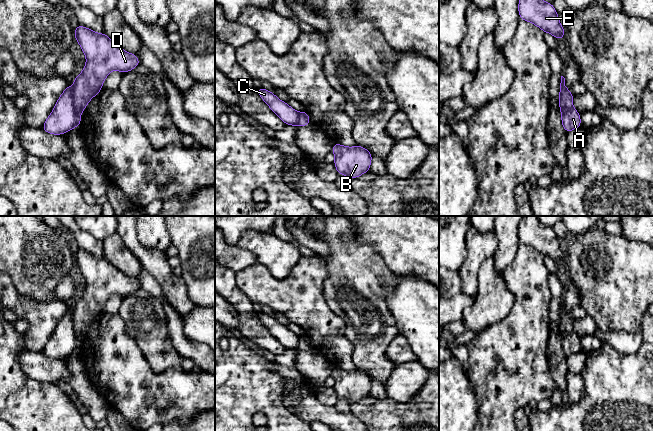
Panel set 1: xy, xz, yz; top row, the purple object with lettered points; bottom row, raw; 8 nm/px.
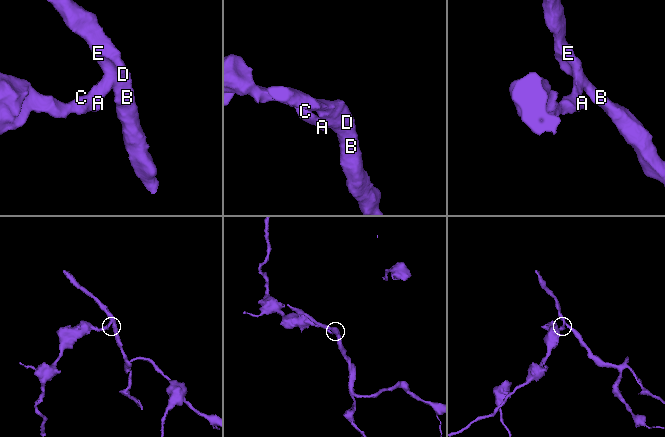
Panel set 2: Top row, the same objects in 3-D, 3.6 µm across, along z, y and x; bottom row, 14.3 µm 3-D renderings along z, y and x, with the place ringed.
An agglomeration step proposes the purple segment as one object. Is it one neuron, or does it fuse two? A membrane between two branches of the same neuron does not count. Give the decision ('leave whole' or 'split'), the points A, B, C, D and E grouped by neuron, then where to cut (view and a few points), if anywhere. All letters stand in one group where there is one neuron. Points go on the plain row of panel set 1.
split; A C / B D E; cut in xy along (73, 312), (73, 329), (79, 340)

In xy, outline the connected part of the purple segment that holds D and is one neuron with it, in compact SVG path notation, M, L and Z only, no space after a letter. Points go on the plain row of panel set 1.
M82 249L74 252L75 263L86 281L83 295L74 301L73 325L76 336L81 340L90 324L102 314L102 308L111 295L117 294L122 298L139 290L140 284L135 278L129 277L114 267L105 257L96 257Z

